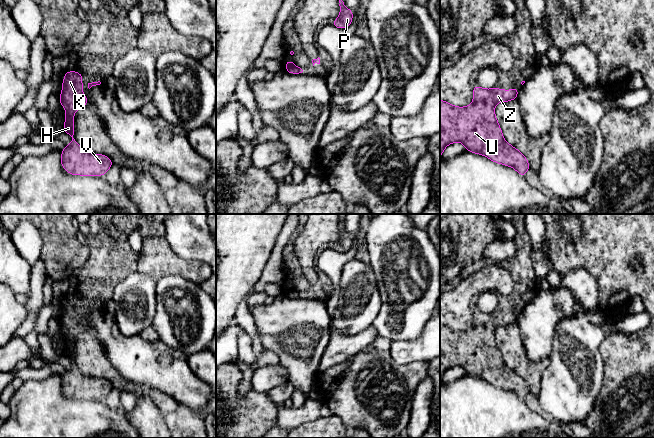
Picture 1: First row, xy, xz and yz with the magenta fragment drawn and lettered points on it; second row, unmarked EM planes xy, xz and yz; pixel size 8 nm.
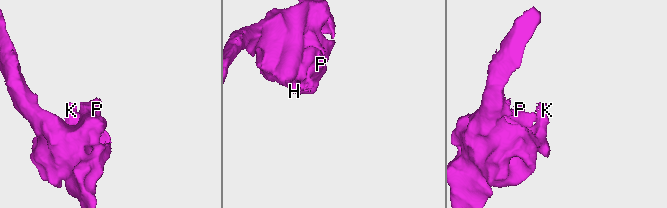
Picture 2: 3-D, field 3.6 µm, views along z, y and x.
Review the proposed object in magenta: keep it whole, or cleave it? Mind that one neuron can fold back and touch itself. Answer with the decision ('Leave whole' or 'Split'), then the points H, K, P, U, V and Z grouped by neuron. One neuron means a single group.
Leave whole. Groups: H K P U V Z

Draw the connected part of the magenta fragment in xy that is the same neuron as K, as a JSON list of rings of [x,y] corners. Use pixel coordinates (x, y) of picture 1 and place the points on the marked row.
[[[74,70],[64,74],[62,93],[59,97],[60,106],[66,108],[65,126],[63,132],[71,137],[71,144],[64,145],[61,153],[61,165],[71,175],[103,176],[113,165],[110,158],[102,154],[88,153],[83,150],[74,135],[74,113],[79,108],[86,107],[87,97],[82,92],[82,73]]]

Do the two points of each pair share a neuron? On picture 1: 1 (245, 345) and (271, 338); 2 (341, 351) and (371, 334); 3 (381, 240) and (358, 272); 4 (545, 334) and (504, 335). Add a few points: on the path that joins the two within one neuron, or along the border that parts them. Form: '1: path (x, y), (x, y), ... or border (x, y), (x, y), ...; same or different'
1: border (265, 349), (272, 350), (278, 356), (279, 361); different
2: path (348, 346), (364, 338); same
3: border (368, 263), (377, 285); different
4: border (516, 323), (526, 354), (529, 357); different

